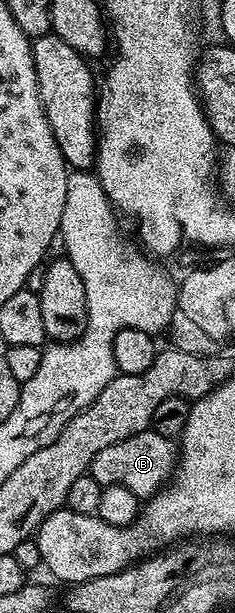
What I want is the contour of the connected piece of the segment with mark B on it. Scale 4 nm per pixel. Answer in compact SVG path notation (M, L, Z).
M148 428L134 437L120 439L120 443L112 443L112 447L104 447L96 459L92 459L88 476L96 479L102 486L119 485L128 487L139 499L149 499L159 493L163 485L169 482L176 468L176 445L173 440Z

